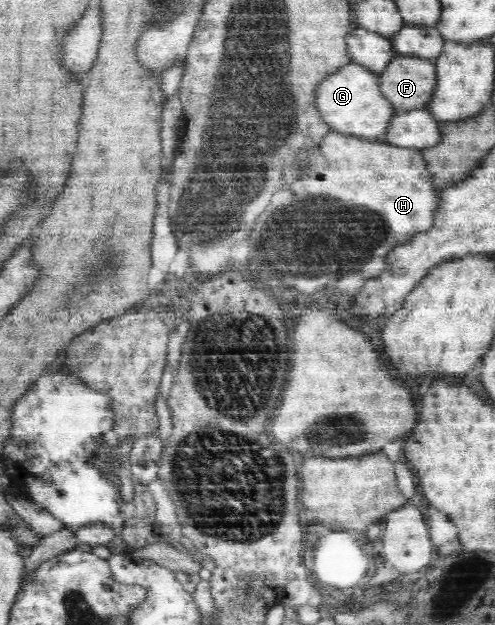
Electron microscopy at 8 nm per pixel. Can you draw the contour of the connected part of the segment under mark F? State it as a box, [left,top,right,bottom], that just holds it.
[378,55,436,111]

